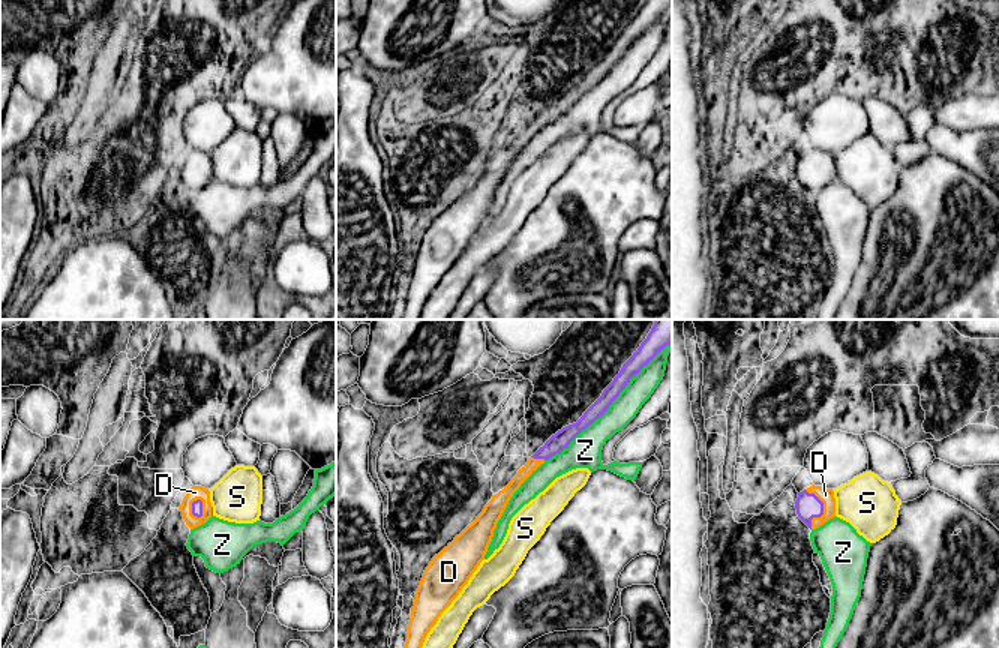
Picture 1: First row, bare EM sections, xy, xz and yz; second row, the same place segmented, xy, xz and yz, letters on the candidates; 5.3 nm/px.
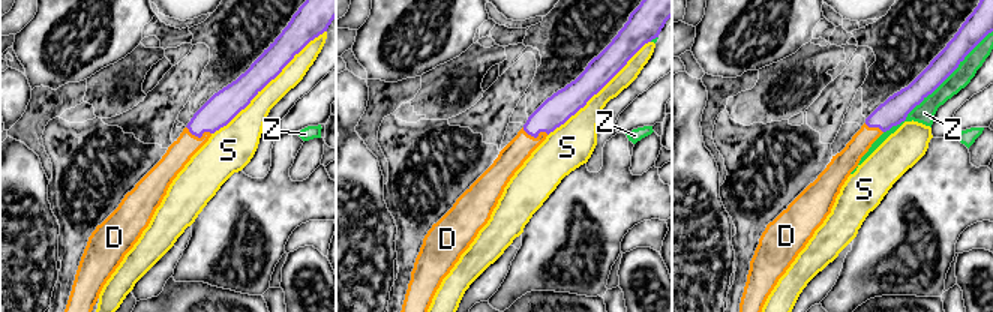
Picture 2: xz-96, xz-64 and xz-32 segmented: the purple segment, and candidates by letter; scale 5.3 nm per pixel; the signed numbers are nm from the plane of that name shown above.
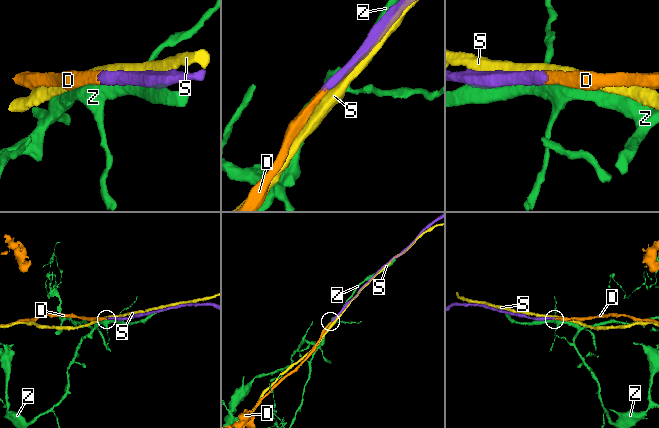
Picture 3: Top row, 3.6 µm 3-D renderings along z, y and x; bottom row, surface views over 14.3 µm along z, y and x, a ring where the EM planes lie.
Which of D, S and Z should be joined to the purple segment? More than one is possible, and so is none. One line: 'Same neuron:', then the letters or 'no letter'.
Same neuron: D

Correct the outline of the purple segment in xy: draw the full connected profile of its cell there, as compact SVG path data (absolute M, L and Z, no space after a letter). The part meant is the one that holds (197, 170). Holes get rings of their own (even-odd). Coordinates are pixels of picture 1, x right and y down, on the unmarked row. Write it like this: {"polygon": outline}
{"polygon": "M192 150L178 174L190 194L206 188L213 180L210 154L201 150Z"}

